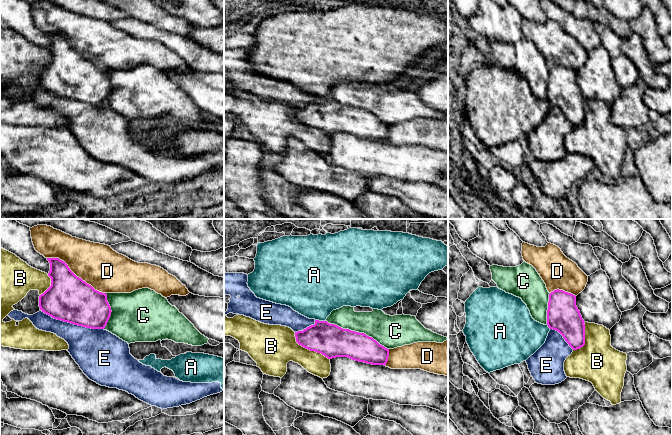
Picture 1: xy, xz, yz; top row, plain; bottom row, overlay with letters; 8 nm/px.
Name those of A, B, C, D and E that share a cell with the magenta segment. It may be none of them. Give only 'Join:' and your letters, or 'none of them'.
Join: none of them

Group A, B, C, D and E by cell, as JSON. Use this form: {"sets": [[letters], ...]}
{"sets": [["A"], ["B"], ["C"], ["D"], ["E"]]}

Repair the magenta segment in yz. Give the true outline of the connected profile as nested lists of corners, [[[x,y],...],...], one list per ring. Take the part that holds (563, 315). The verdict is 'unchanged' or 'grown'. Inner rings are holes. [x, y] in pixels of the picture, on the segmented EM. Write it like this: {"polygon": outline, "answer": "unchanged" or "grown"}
{"polygon": [[[559,289],[549,294],[547,325],[558,331],[573,350],[585,345],[584,323],[575,295]]], "answer": "unchanged"}

